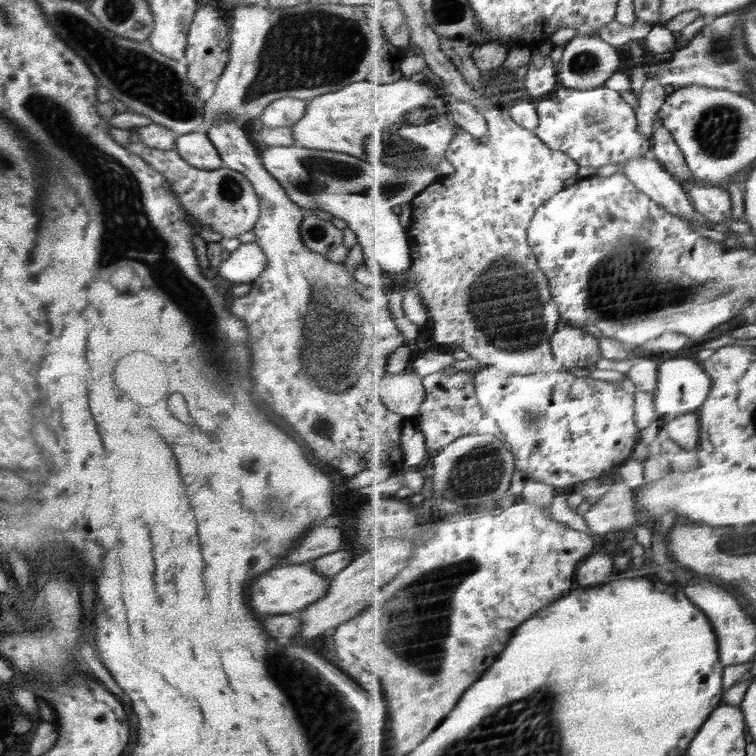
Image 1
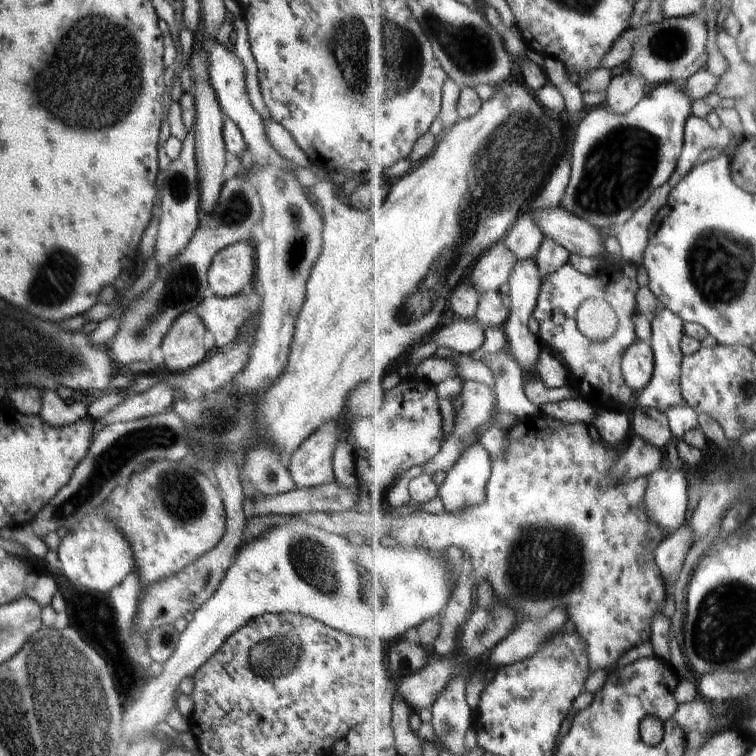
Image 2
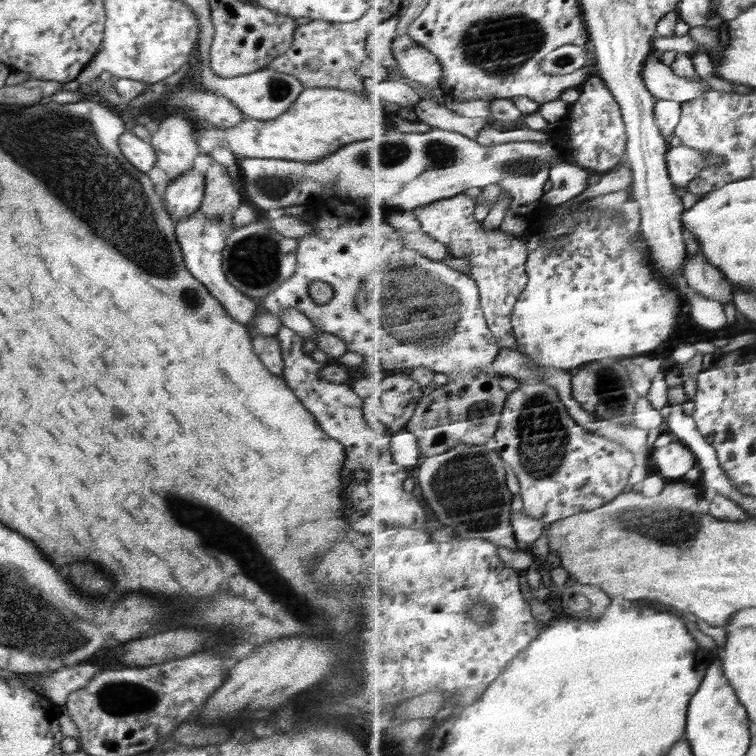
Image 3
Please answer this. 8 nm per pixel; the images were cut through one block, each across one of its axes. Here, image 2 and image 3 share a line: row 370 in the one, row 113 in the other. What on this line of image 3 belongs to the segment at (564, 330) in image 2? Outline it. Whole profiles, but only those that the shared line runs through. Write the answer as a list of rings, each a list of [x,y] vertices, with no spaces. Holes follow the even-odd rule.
[[[599,73],[585,82],[580,93],[580,98],[572,104],[567,120],[562,121],[563,132],[556,134],[554,140],[558,142],[560,150],[563,150],[565,160],[586,167],[592,172],[607,174],[627,154],[629,140],[623,110],[612,89]]]

